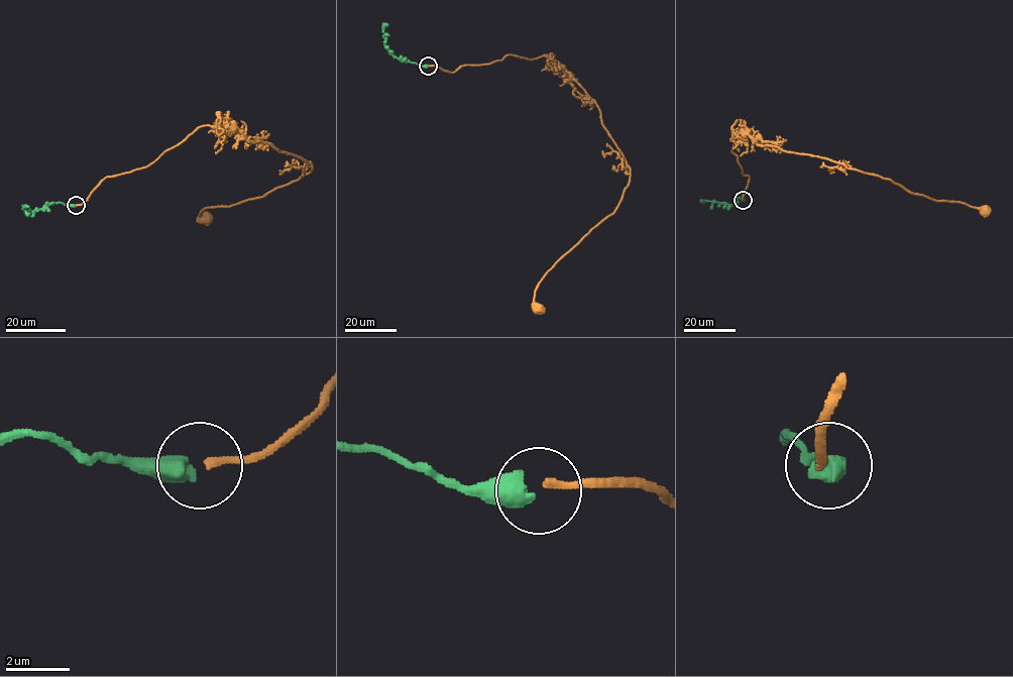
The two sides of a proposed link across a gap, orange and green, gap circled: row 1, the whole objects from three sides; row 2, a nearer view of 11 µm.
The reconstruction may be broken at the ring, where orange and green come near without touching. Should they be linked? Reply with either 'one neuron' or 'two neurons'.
one neuron

